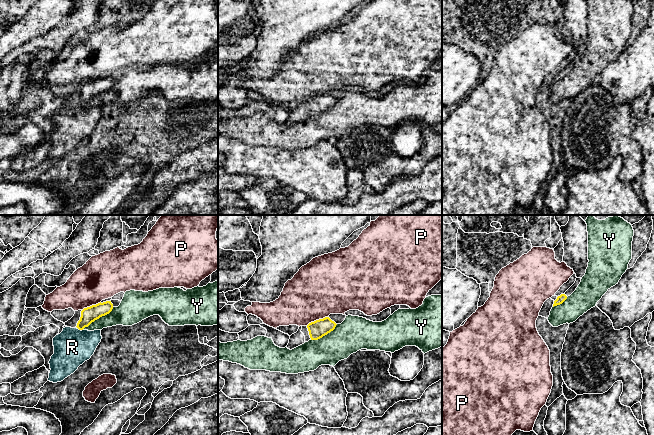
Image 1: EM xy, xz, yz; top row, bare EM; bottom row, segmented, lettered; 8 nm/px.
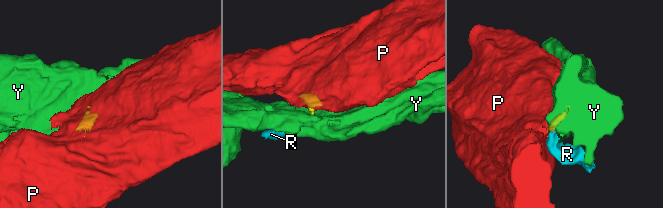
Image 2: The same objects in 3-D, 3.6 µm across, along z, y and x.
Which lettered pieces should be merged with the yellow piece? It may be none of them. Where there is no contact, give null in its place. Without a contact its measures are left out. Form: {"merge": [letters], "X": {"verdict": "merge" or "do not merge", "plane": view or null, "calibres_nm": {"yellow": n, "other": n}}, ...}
{"merge": ["R"], "P": {"verdict": "do not merge", "plane": "xz", "calibres_nm": {"yellow": 140, "other": 440}}, "R": {"verdict": "merge", "plane": "xy", "calibres_nm": {"yellow": 130, "other": 300}}, "Y": {"verdict": "do not merge", "plane": "xy", "calibres_nm": {"yellow": 130, "other": 190}}}

